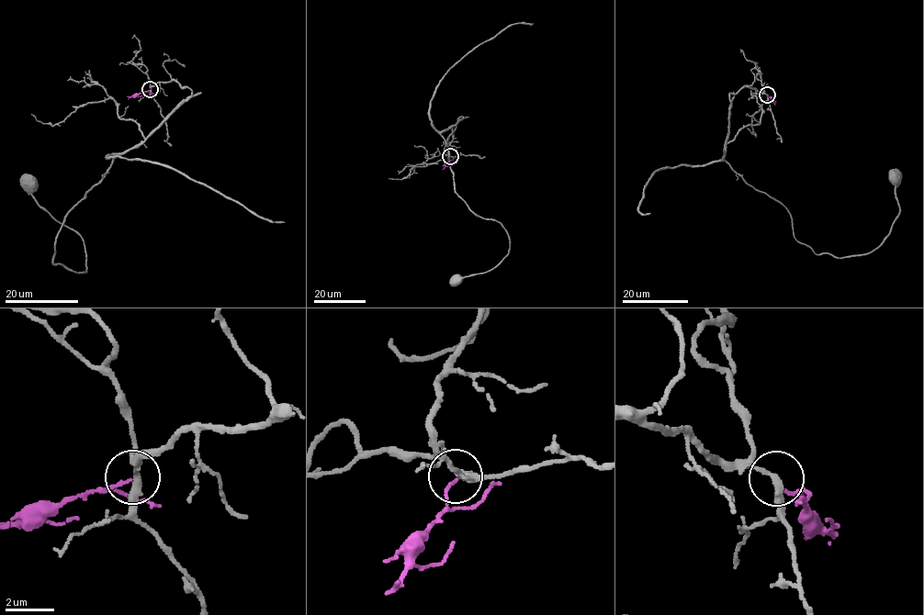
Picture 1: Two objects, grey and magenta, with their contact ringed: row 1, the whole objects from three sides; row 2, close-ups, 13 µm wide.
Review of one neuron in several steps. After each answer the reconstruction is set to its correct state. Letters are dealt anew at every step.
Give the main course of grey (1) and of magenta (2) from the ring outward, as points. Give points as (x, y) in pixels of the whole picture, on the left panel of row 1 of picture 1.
1: (150, 90), (175, 80), (192, 95), (114, 155), (67, 215), (52, 260), (85, 273), (81, 235), (27, 185)
2: (150, 90), (134, 95), (142, 95)

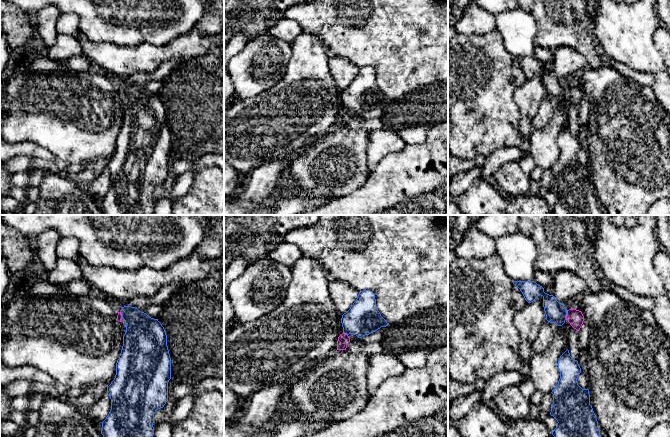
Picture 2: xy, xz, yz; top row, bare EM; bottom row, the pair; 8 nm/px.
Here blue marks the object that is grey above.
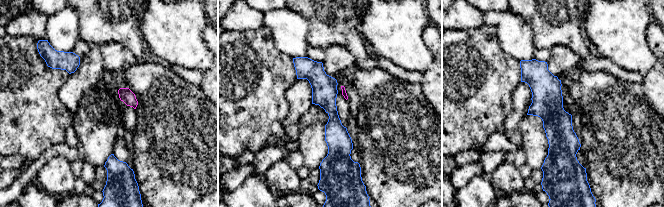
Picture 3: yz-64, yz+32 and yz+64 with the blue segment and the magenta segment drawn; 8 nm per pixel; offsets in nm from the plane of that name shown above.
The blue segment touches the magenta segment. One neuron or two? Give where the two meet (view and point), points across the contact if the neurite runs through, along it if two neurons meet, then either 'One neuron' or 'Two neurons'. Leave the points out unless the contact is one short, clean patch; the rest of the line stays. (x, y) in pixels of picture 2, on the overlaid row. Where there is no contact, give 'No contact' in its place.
Touches blue at yz (566, 314). Boundary: yz (567, 310), (565, 318). Two neurons

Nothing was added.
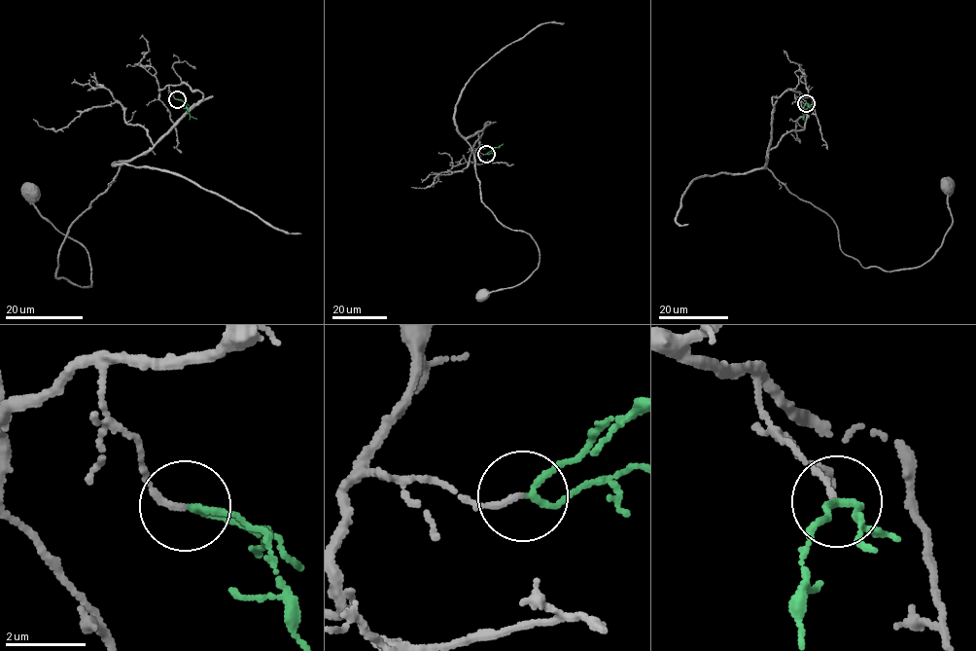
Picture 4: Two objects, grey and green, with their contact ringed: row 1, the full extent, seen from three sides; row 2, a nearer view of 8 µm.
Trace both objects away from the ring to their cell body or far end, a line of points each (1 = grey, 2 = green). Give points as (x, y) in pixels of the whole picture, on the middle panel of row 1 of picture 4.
1: (487, 154), (476, 150), (490, 122), (466, 140), (481, 199), (540, 255), (523, 281), (481, 294)
2: (487, 154), (503, 144)

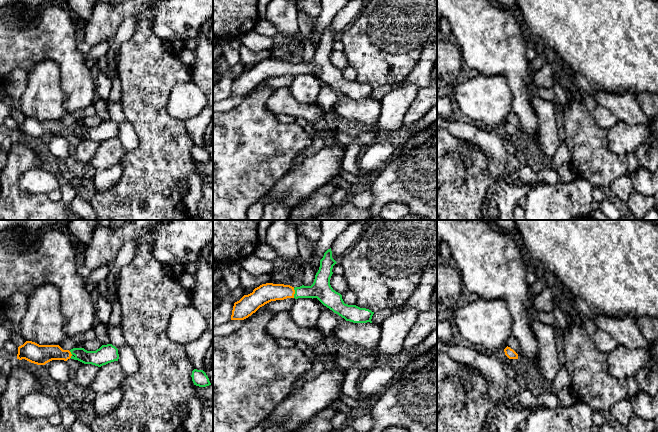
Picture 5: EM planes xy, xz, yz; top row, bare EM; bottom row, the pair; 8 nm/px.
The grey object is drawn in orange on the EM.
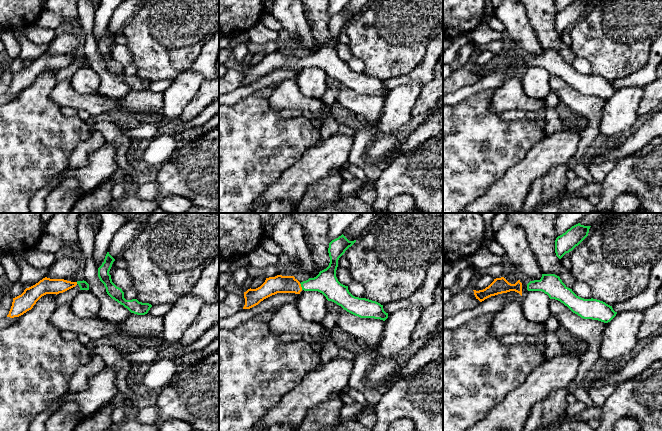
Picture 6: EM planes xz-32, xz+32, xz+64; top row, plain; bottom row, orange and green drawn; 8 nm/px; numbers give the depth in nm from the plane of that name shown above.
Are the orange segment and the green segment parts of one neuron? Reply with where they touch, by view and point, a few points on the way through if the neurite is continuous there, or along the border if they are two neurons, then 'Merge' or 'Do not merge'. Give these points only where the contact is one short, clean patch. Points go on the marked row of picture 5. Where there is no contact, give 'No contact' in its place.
Touches orange at xz (294, 293). Path across: xz (265, 293), (294, 293), (321, 289). Merge

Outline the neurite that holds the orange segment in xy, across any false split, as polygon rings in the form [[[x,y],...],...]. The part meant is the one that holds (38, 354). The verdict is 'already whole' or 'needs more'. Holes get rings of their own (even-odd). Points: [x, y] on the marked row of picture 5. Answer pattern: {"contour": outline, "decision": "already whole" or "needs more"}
{"contour": [[[26,341],[18,347],[17,359],[25,359],[37,365],[45,365],[52,360],[68,359],[78,360],[84,364],[92,364],[98,367],[118,361],[118,349],[112,344],[102,345],[96,351],[87,351],[84,348],[63,350],[59,345],[39,345],[32,341]]], "decision": "needs more"}

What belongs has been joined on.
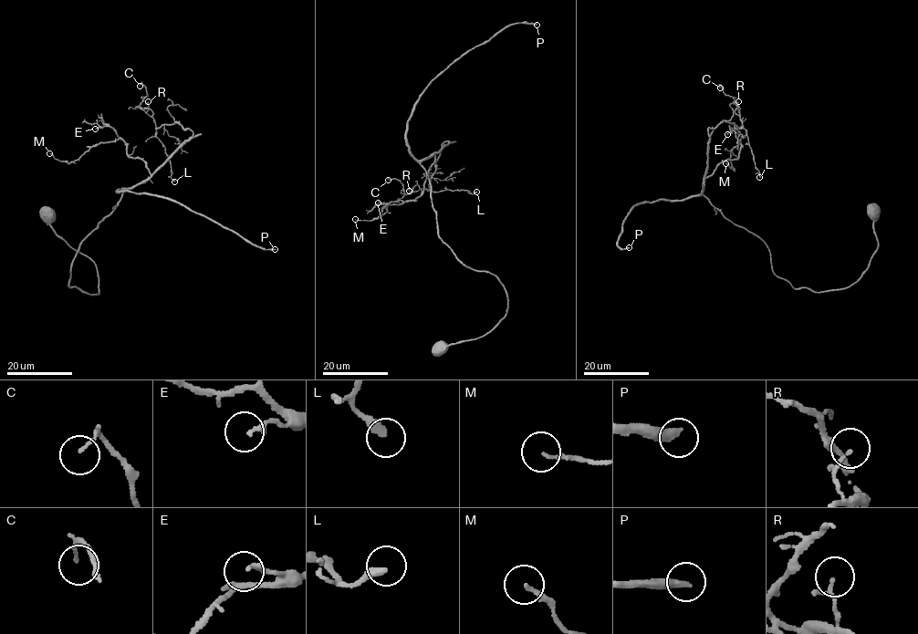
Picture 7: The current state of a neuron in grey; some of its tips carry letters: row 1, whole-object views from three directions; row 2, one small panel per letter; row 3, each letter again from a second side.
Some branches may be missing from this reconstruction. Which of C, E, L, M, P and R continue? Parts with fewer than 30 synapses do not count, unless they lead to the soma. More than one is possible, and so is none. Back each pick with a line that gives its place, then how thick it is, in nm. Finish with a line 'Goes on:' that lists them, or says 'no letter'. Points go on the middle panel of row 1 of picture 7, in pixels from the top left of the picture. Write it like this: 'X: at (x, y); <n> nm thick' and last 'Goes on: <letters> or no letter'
P: at (537, 25); 360 nm thick
Goes on: P

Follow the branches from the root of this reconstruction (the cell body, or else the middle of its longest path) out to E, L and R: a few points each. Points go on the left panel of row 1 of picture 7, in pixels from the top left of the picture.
E: (46, 217), (94, 264), (99, 294), (69, 286), (78, 248), (123, 190), (151, 175), (112, 129), (95, 129)
L: (46, 217), (94, 264), (99, 294), (69, 286), (78, 248), (192, 136), (177, 122), (155, 128), (174, 181)
R: (46, 217), (94, 264), (99, 294), (69, 286), (80, 244), (192, 136), (155, 128), (148, 101)

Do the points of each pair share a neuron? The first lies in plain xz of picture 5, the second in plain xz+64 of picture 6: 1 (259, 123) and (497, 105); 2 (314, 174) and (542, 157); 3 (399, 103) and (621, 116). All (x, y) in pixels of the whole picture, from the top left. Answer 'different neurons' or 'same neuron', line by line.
1: different neurons
2: same neuron
3: same neuron

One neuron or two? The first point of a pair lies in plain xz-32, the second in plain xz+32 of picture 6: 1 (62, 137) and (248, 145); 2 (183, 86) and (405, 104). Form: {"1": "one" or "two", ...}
{"1": "one", "2": "one"}

